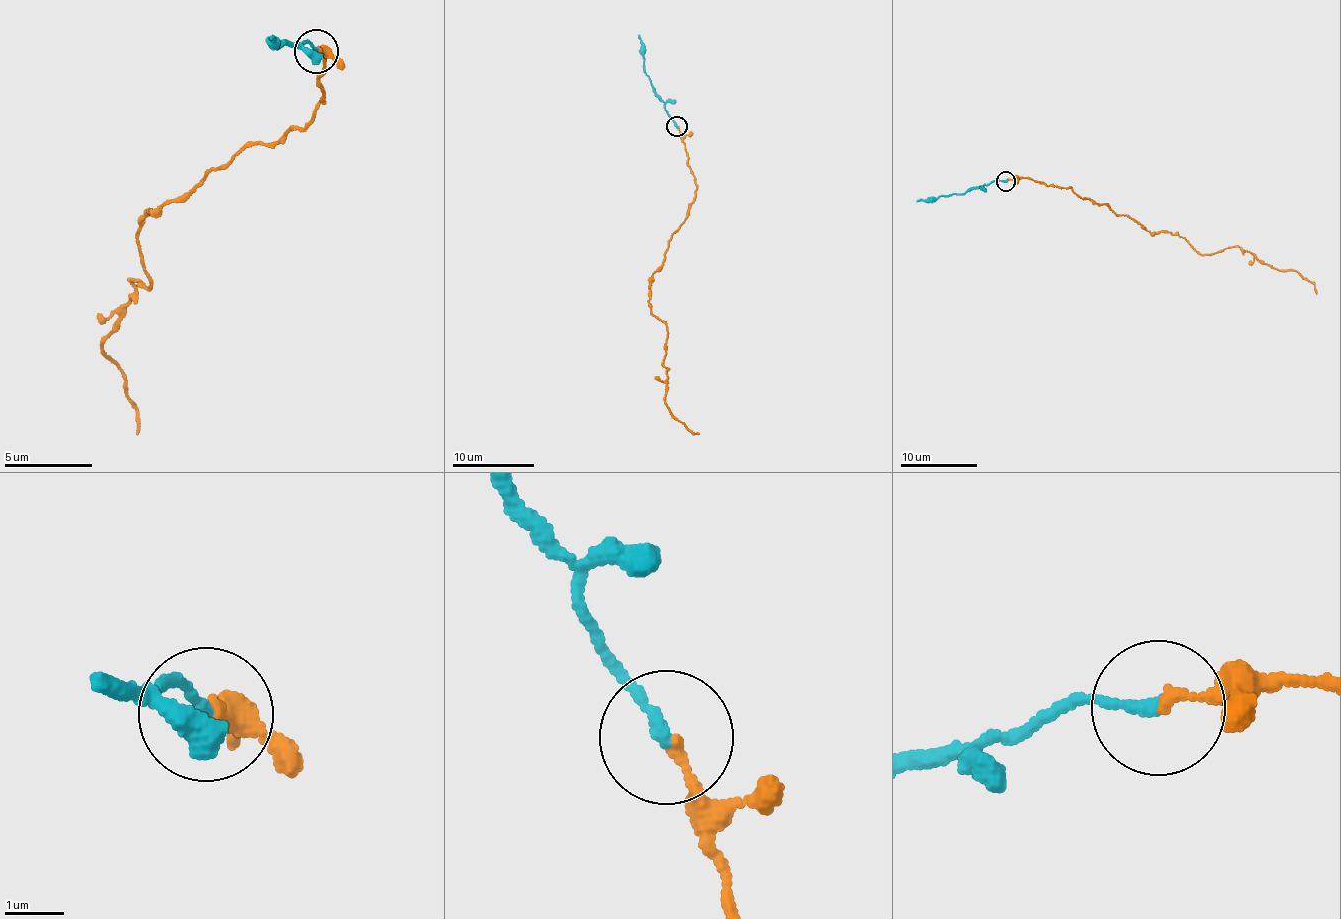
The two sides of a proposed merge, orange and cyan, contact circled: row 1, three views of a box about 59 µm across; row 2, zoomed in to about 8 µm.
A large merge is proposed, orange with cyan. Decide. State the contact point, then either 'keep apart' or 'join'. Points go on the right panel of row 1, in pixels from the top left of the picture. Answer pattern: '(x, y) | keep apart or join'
(1006, 181) | join

